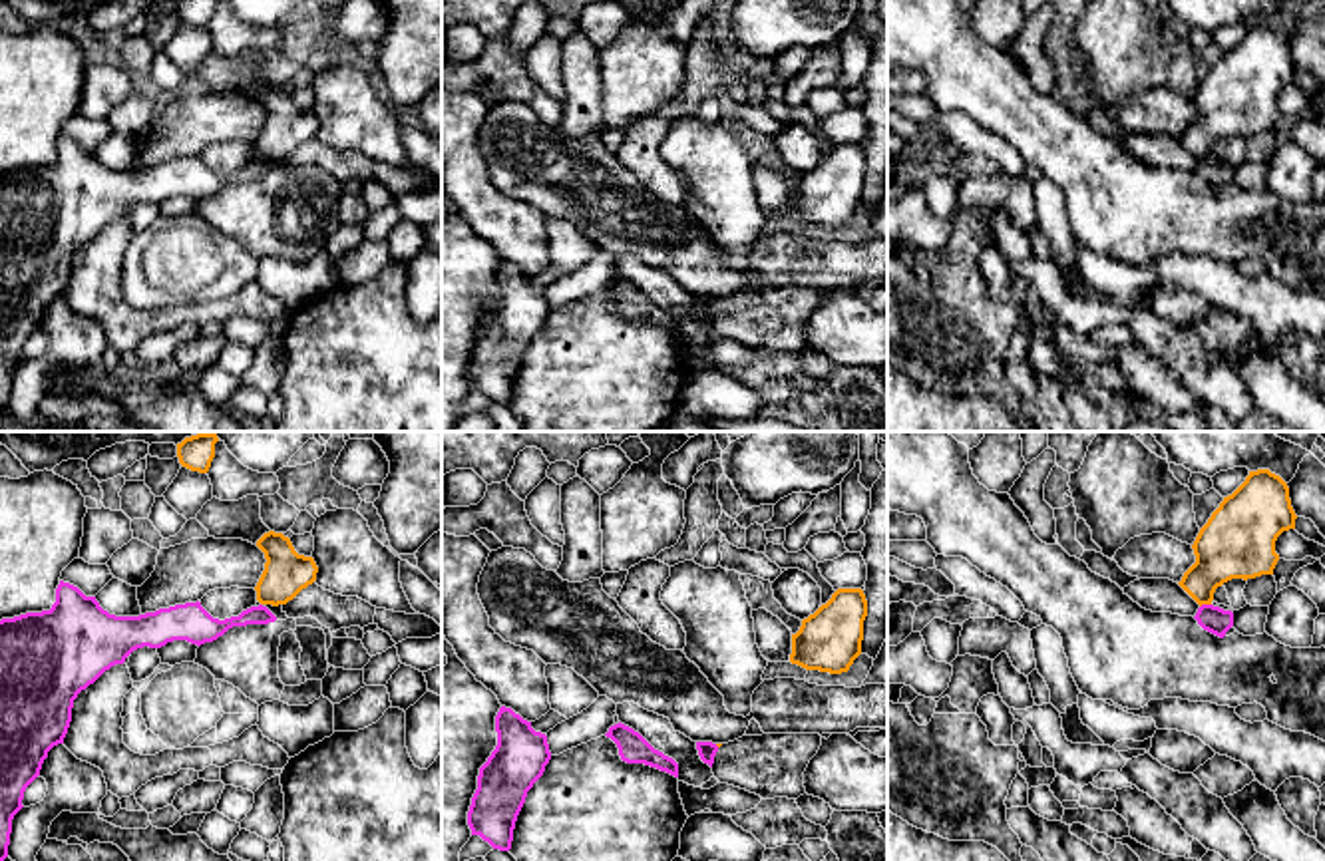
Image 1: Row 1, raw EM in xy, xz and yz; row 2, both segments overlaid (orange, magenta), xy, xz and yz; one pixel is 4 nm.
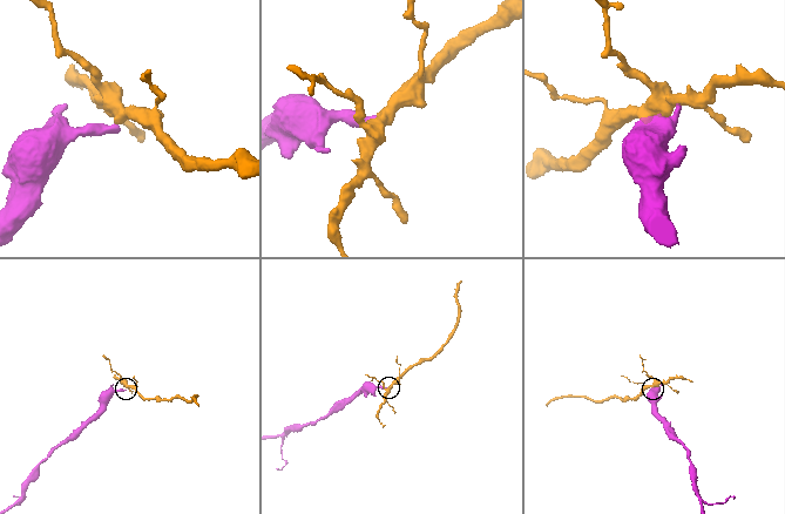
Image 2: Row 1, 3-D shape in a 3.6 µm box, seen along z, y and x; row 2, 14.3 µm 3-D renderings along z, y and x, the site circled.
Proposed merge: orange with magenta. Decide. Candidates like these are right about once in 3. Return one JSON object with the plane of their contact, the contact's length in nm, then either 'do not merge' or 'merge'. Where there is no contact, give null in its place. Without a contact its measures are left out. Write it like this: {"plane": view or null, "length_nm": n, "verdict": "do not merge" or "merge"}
{"plane": "yz", "length_nm": 50, "verdict": "do not merge"}

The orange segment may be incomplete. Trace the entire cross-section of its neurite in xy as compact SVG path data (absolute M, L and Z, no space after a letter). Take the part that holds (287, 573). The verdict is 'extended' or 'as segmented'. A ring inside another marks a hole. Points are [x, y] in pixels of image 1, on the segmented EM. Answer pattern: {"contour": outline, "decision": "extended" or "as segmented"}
{"contour": "M269 531L257 547L265 553L265 571L255 587L261 604L286 604L316 581L318 567L312 557L298 555L288 537Z", "decision": "as segmented"}

